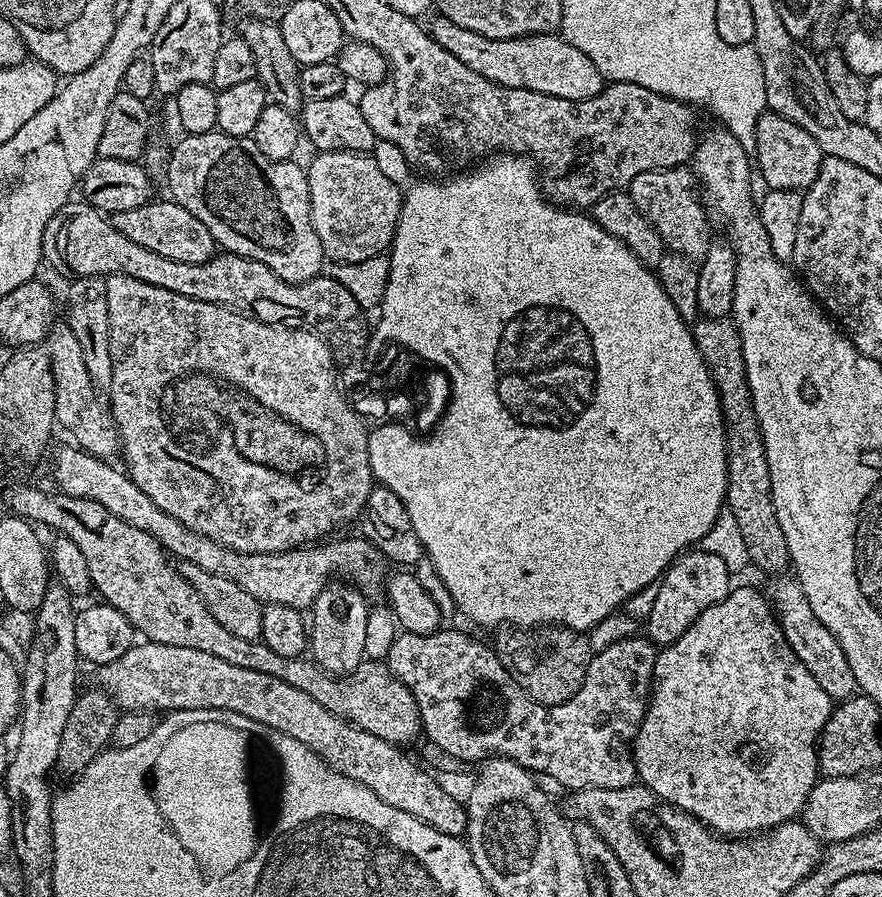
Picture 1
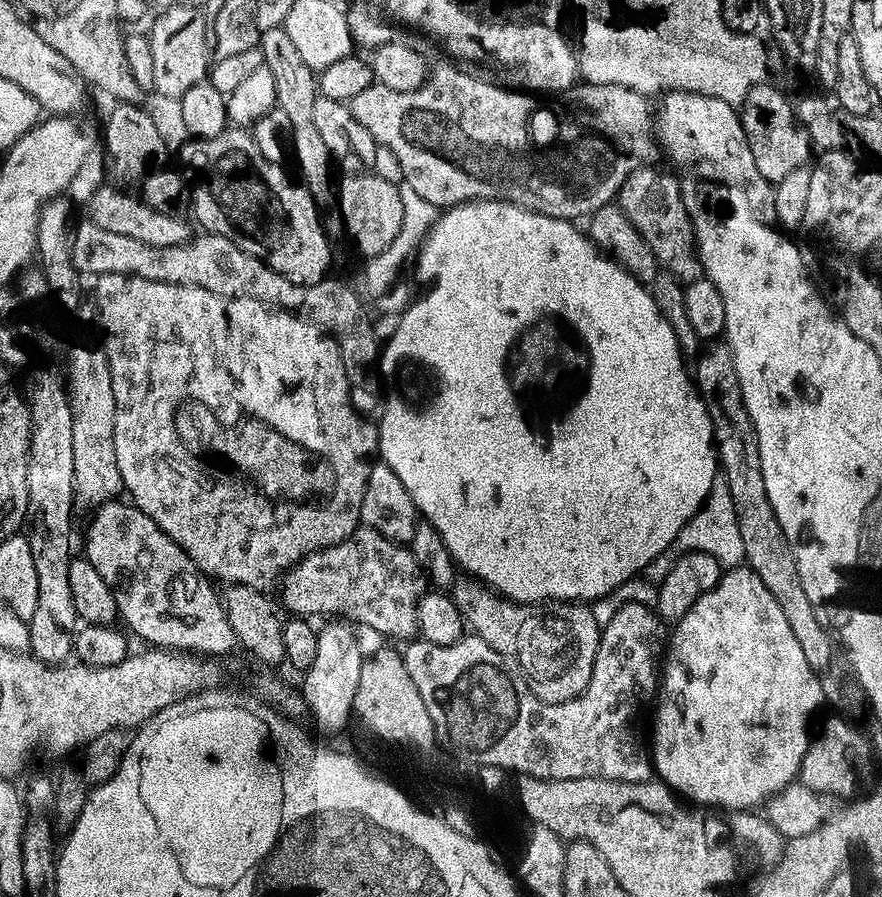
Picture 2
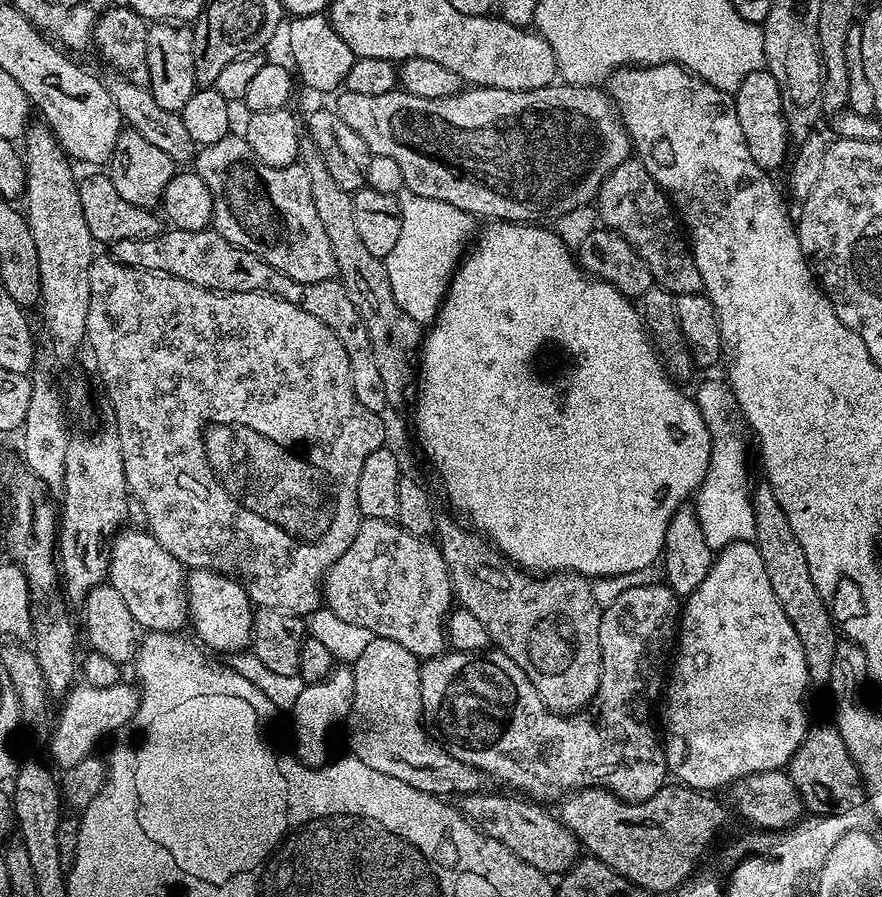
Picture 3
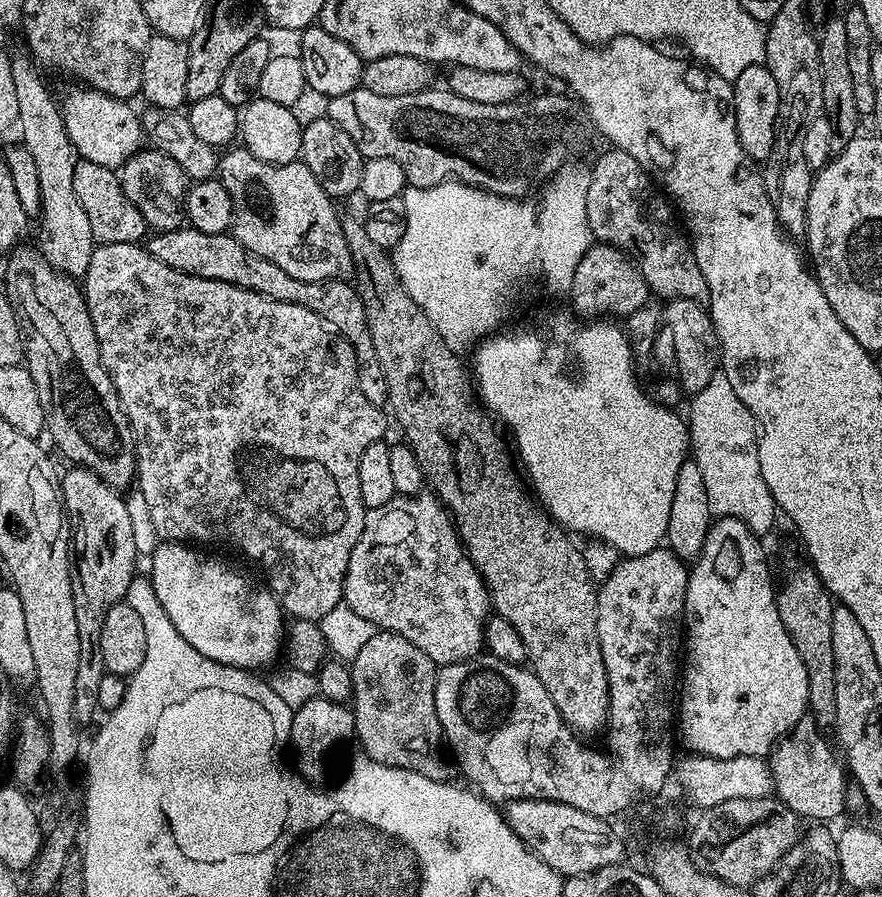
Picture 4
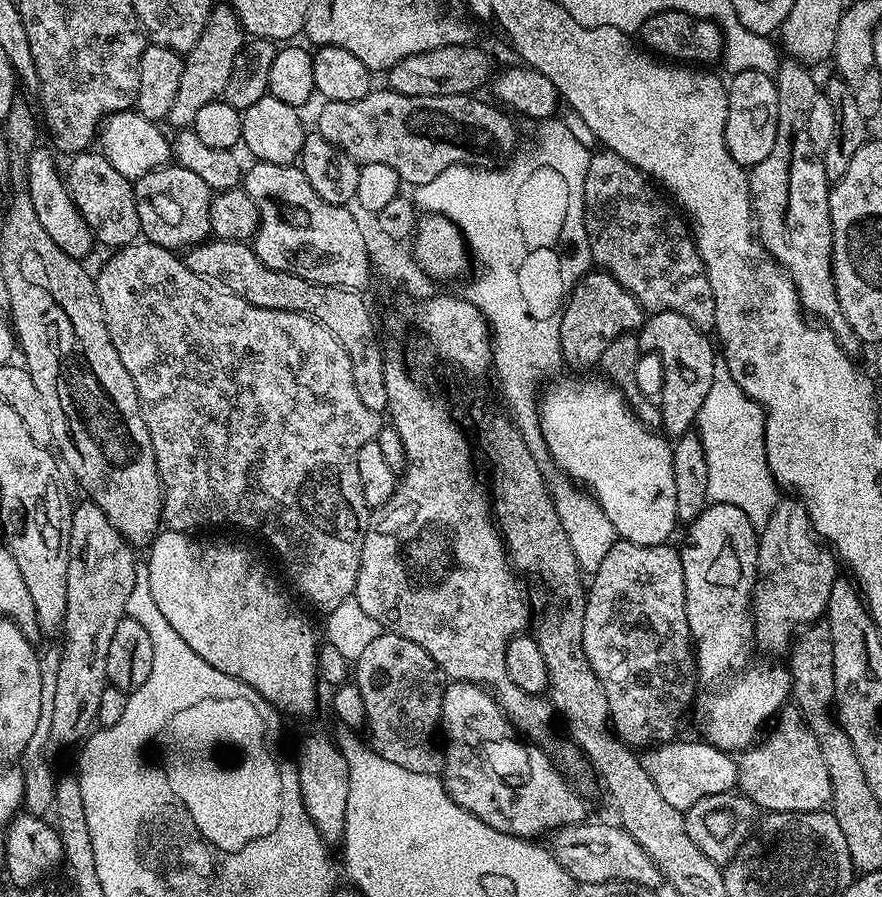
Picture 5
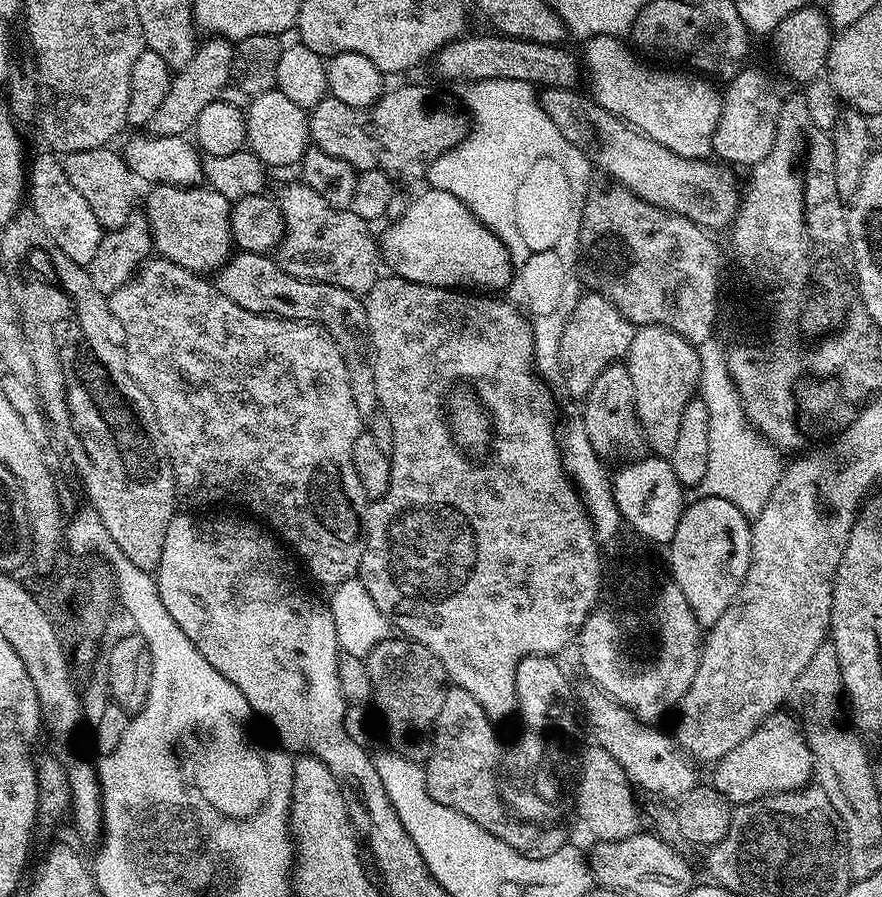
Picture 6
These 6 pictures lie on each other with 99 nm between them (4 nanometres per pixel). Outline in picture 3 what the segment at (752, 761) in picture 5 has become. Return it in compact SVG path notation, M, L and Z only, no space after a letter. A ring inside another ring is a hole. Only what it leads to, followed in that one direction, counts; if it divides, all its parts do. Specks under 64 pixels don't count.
M831 723L809 727L786 771L800 791L801 805L809 813L818 816L833 816L839 812L852 814L857 811L855 808L865 807L864 783L858 774L858 766L854 758L850 758L846 742L842 742L838 730Z

